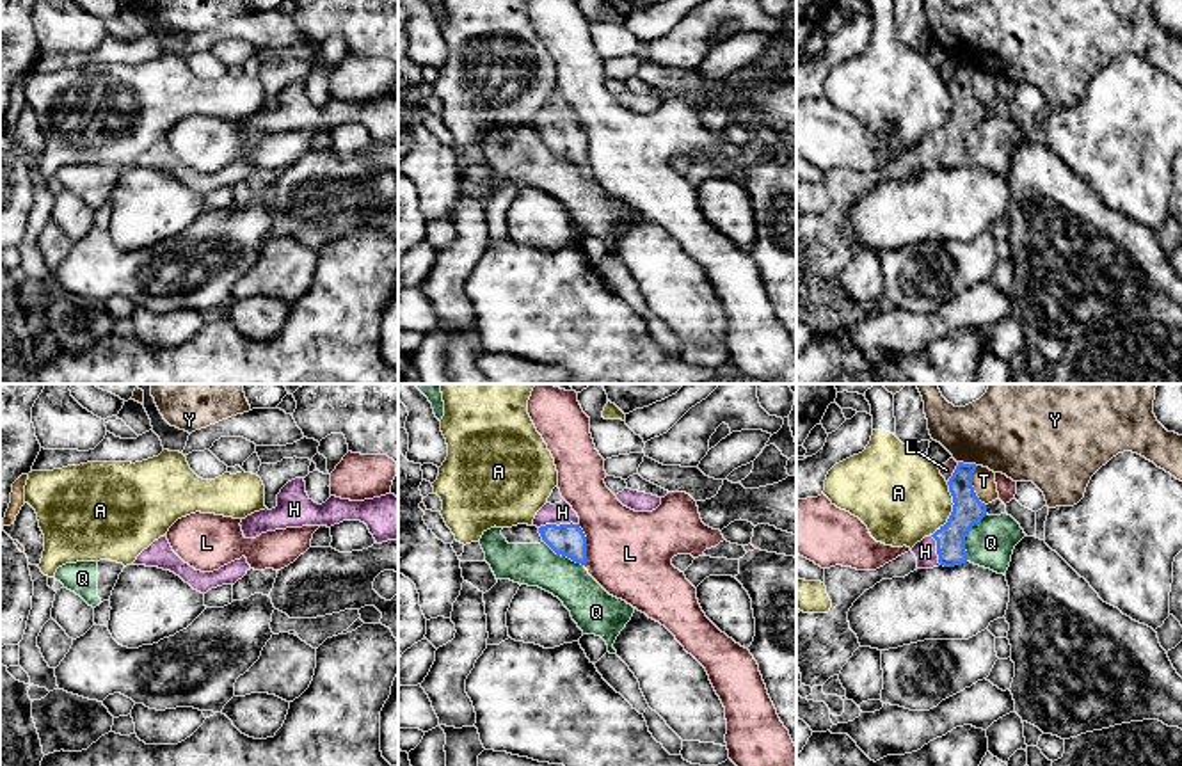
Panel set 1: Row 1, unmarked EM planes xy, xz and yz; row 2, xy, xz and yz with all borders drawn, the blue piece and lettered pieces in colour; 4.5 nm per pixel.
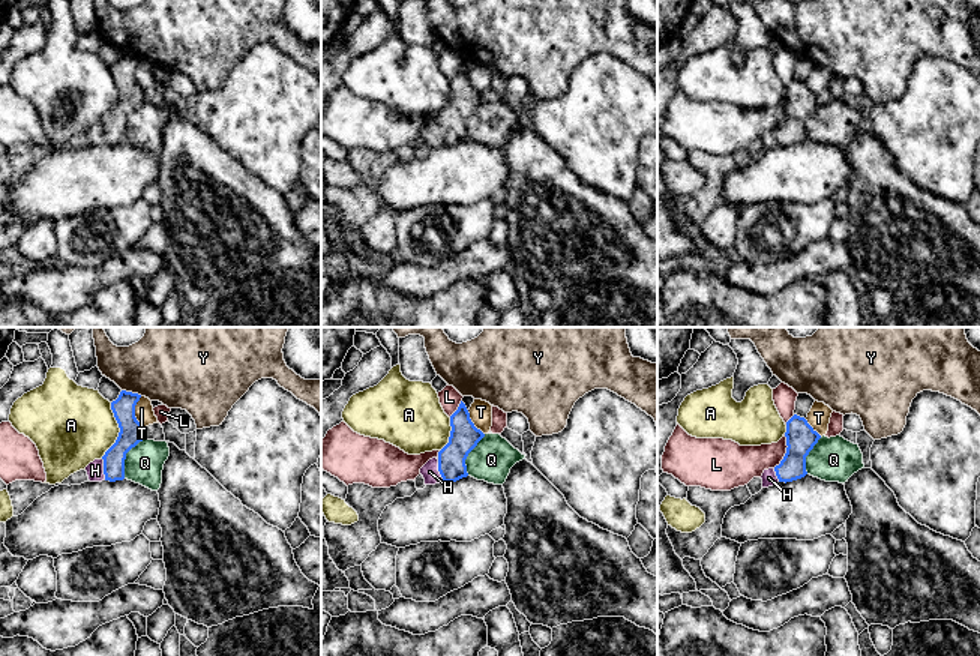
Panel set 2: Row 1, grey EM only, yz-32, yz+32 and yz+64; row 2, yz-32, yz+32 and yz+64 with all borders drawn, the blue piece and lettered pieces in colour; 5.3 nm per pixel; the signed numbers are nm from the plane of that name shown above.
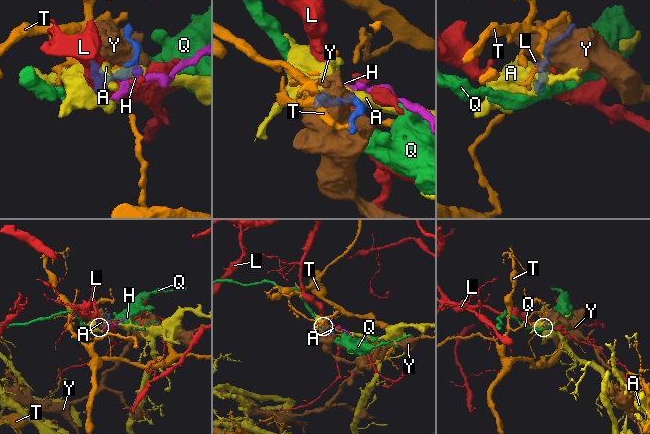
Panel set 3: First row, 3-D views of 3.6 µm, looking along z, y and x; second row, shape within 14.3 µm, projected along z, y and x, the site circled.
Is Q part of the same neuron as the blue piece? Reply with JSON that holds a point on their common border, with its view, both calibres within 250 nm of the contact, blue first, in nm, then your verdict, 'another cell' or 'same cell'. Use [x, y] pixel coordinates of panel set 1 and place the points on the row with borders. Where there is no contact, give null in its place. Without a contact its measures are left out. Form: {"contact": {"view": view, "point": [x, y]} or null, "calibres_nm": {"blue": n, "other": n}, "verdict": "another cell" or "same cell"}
{"contact": {"view": "yz", "point": [966, 535]}, "calibres_nm": {"blue": 140, "other": 220}, "verdict": "another cell"}

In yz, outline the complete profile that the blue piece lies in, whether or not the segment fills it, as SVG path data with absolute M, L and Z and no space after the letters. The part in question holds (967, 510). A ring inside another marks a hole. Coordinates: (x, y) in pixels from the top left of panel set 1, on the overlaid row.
M958 462L947 482L954 503L947 523L908 553L876 571L843 565L825 569L823 583L832 601L830 611L796 615L796 663L802 684L823 686L841 674L860 647L857 634L850 629L848 611L866 590L882 579L905 578L917 569L954 567L967 562L965 537L986 515L986 505L972 487L976 467L976 464Z

